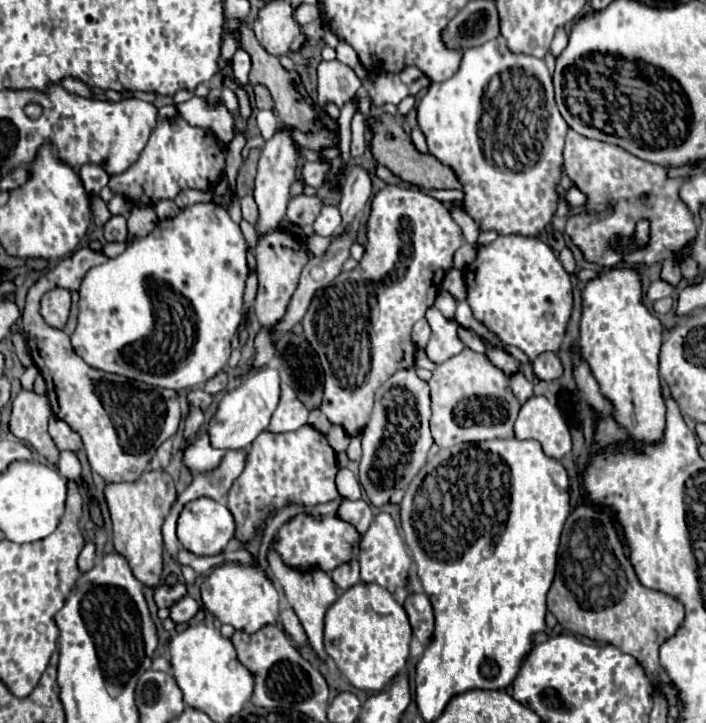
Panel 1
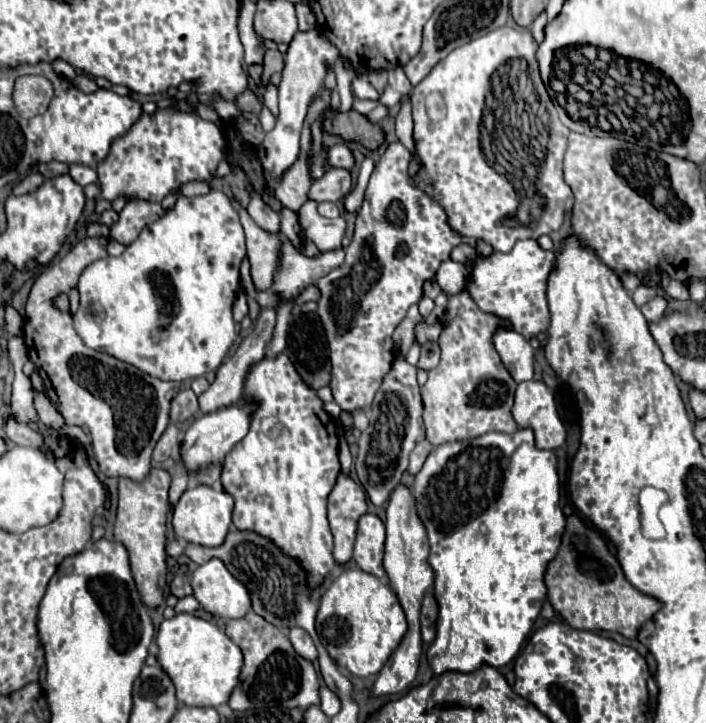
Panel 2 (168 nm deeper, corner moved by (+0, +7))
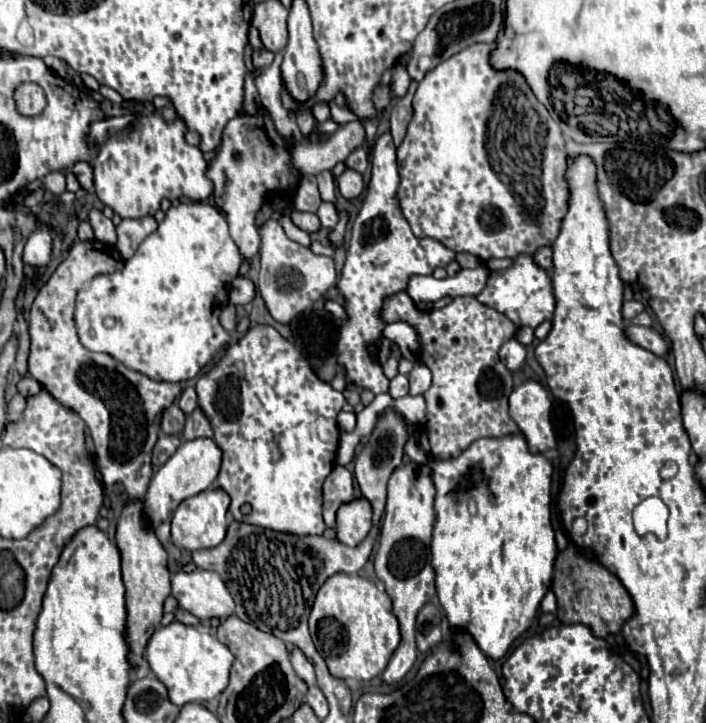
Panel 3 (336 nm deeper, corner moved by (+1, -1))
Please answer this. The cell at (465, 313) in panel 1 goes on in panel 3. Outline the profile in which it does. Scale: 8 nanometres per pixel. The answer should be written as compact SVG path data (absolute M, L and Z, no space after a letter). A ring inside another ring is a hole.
M512 338L500 348L500 360L510 372L518 372L526 362L526 348L516 338Z

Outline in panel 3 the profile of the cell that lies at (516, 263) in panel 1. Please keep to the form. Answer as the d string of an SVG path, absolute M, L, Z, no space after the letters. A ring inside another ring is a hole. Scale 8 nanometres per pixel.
M520 254L514 258L514 264L500 272L490 272L484 290L476 296L484 306L490 306L510 318L516 326L538 328L542 322L550 320L554 314L554 296L552 282L544 268L540 268L530 254Z

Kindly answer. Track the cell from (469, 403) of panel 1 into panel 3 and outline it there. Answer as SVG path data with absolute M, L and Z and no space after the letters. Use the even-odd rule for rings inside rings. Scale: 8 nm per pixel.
M406 292L384 302L384 322L406 320L420 332L420 362L432 370L432 386L424 392L426 416L420 422L420 448L438 460L456 458L484 436L518 434L508 416L508 396L514 388L512 372L500 362L498 350L516 336L516 326L500 312L480 304L474 296L458 296L442 310L418 312Z

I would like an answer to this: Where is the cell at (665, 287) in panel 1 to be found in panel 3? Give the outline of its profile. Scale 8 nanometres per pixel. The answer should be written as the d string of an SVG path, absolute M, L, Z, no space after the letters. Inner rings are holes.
M628 300L628 302L624 302L624 306L622 306L624 320L626 320L626 322L630 322L630 320L632 320L634 316L638 316L642 310L644 310L644 304L642 304L642 302L638 302L638 300Z

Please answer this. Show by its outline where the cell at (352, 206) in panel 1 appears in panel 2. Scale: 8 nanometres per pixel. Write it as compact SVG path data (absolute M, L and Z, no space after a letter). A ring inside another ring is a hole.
M307 200L299 210L299 224L303 220L303 234L315 246L319 252L327 252L341 246L341 238L345 234L345 222L341 218L327 220L319 215L318 204L313 200Z

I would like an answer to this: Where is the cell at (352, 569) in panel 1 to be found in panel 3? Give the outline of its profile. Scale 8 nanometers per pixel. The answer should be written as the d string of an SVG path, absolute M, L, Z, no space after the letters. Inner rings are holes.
M336 466L330 476L324 482L324 524L332 530L336 530L336 512L342 504L348 504L354 500L354 480L352 474L344 466Z

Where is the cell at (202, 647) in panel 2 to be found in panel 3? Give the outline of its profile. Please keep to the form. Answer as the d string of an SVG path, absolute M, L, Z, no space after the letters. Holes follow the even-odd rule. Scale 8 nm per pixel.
M174 620L172 624L162 626L154 632L148 644L146 660L156 678L168 688L172 704L184 706L190 702L214 700L228 686L234 654L216 636Z

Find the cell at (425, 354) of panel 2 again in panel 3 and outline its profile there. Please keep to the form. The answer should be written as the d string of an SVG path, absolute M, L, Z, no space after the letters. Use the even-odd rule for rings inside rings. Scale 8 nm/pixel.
M414 364L410 372L410 394L424 394L432 384L432 372L424 364Z

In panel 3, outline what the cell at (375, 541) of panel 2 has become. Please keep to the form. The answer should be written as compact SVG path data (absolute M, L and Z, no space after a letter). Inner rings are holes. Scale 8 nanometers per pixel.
M360 498L343 504L336 514L336 522L338 522L336 530L338 540L350 548L358 546L372 526L370 503L365 498Z

